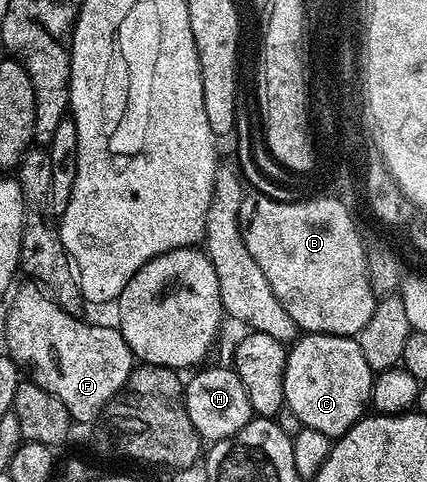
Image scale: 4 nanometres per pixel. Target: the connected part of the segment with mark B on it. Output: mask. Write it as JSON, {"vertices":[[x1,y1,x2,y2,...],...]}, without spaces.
{"vertices":[[246,192,243,193,242,203,240,204,240,232,242,233,244,244,252,252,253,259,256,260,257,264,260,264,260,269,264,272,265,279,268,280,269,287,272,288,276,300,280,300,280,304,284,304,284,312,288,312,288,316,292,316,292,320,298,326,299,331,312,334,358,336,365,325,373,318,376,299,370,283,369,257,368,252,366,252,367,243,360,236,355,236,353,230,351,230,350,220,346,216,346,211,337,202,312,202,308,199,306,205,290,206,287,202,272,200,268,196,257,192]]}

